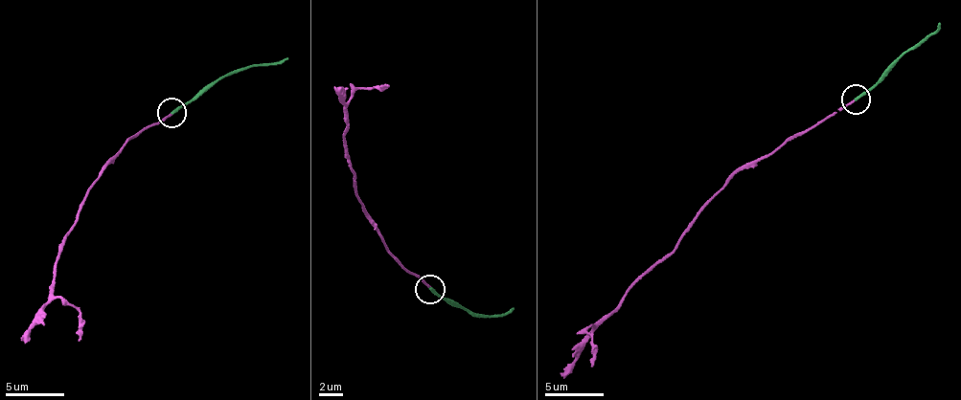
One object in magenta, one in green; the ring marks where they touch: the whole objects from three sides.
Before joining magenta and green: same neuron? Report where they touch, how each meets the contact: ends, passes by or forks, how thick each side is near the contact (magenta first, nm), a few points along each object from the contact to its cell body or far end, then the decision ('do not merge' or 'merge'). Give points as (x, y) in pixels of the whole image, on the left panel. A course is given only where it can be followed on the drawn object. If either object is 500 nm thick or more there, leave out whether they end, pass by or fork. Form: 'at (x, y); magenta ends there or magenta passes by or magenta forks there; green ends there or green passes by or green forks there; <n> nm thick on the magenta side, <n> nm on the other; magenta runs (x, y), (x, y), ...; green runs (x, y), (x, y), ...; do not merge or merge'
at (171, 112); magenta ends there; green ends there; 180 nm thick on the magenta side, 260 nm on the other; magenta runs (171, 112), (127, 137), (104, 168), (65, 236), (51, 299), (25, 344); green runs (171, 112), (182, 107), (229, 74), (270, 65), (287, 56); merge

